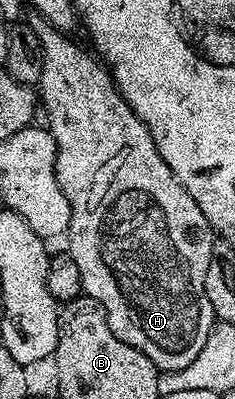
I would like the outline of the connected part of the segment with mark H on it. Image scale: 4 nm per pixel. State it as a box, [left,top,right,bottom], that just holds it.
[29,17,216,372]

